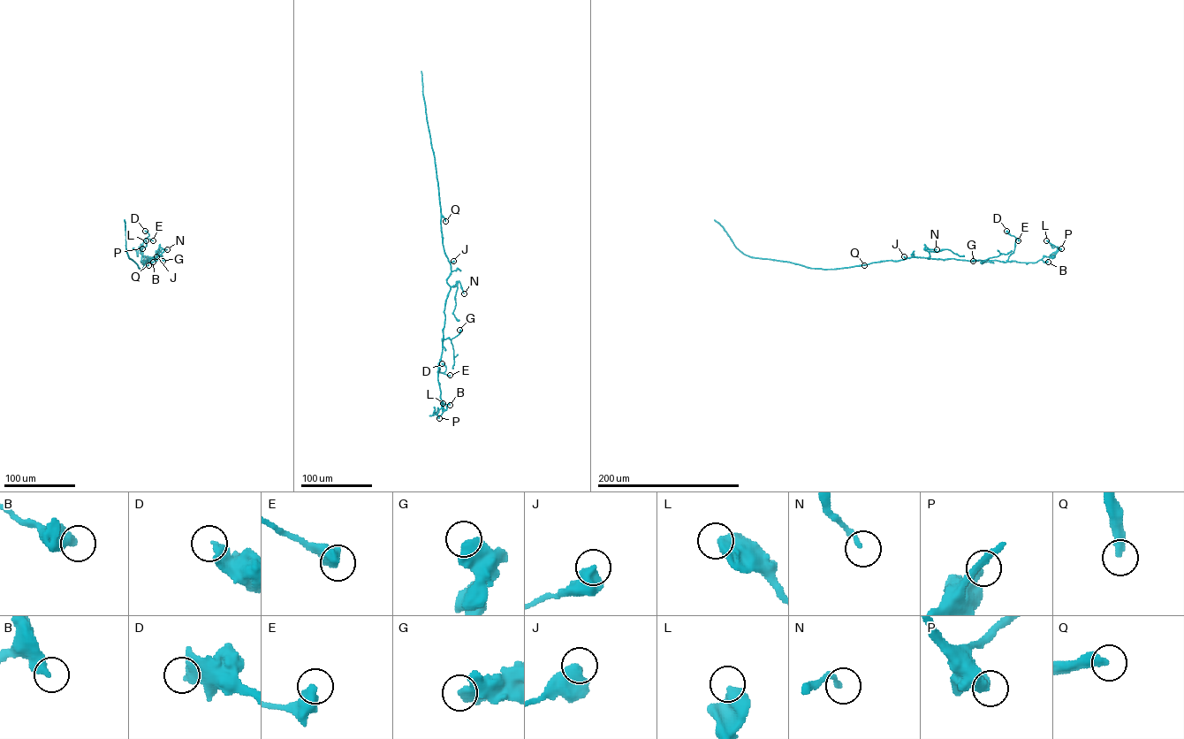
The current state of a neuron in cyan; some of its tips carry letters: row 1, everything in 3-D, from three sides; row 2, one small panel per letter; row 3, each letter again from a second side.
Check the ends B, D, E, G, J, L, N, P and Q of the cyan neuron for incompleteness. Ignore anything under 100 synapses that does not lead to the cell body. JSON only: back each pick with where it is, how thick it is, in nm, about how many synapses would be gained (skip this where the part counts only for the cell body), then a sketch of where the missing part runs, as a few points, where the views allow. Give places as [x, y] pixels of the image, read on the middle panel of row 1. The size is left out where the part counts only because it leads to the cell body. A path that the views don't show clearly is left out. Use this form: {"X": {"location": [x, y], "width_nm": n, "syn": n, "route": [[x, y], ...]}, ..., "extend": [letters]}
{"extend": []}

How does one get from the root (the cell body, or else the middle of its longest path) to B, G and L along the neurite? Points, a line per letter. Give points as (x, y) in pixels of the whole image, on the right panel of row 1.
B: (892, 261), (920, 257), (1004, 262), (1036, 262), (1041, 260), (1048, 262)
G: (892, 261), (920, 257), (973, 261)
L: (892, 261), (920, 257), (1036, 262), (1044, 256), (1054, 255), (1059, 249), (1046, 240)

